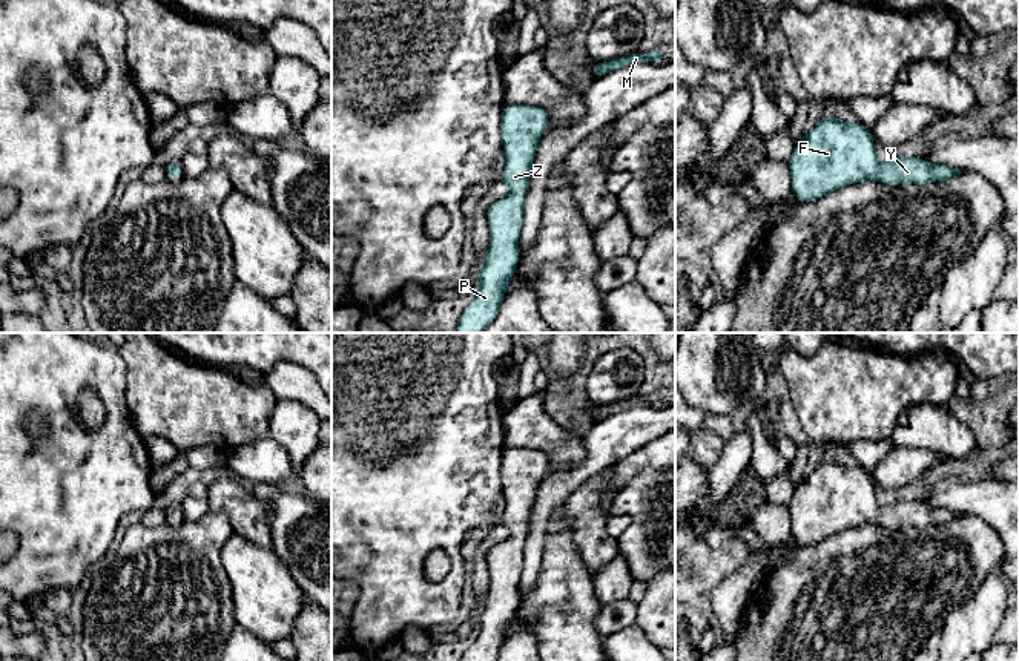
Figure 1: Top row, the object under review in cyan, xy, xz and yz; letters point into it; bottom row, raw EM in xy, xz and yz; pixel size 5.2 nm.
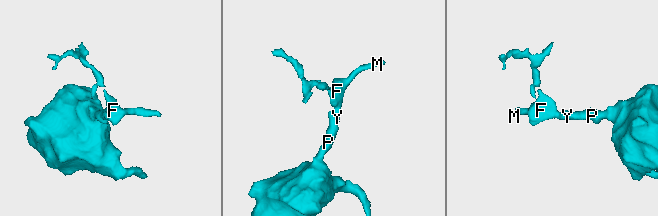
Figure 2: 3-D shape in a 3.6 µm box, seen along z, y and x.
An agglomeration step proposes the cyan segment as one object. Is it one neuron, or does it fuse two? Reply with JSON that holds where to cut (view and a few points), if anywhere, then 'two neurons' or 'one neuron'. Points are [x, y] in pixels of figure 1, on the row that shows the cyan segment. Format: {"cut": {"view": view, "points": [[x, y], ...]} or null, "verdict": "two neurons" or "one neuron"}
{"cut": null, "verdict": "one neuron"}

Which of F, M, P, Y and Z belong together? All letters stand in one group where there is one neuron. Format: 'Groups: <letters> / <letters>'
Groups: F M P Y Z

